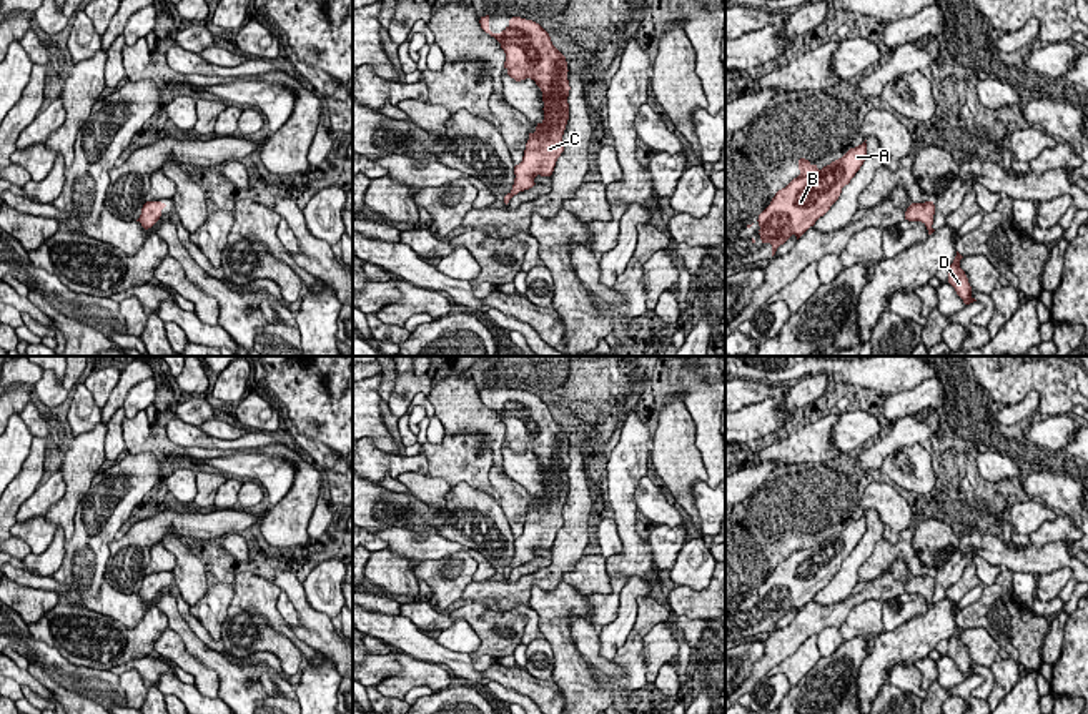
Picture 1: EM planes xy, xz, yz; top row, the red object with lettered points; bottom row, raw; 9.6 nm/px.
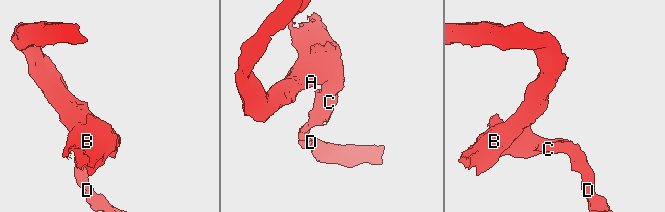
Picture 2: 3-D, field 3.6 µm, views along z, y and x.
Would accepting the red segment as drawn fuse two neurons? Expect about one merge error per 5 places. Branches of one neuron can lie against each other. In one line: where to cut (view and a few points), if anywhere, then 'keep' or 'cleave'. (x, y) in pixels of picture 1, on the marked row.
cut none; keep

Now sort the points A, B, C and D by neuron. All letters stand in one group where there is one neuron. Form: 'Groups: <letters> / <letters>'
Groups: A B C D

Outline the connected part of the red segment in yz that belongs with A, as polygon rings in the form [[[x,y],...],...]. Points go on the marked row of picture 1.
[[[867,143],[850,148],[842,158],[822,170],[799,160],[800,175],[779,190],[759,215],[760,240],[772,245],[772,256],[792,235],[797,240],[838,200],[867,158]]]

